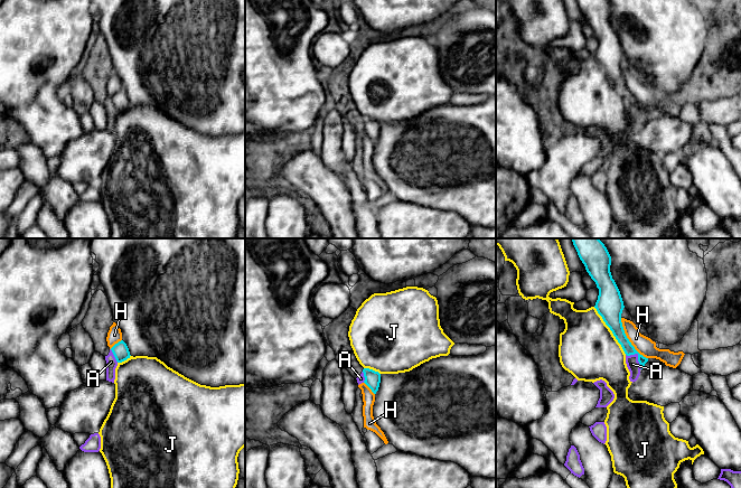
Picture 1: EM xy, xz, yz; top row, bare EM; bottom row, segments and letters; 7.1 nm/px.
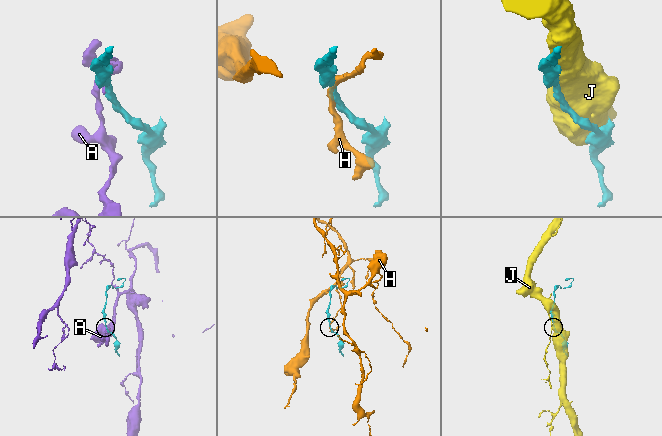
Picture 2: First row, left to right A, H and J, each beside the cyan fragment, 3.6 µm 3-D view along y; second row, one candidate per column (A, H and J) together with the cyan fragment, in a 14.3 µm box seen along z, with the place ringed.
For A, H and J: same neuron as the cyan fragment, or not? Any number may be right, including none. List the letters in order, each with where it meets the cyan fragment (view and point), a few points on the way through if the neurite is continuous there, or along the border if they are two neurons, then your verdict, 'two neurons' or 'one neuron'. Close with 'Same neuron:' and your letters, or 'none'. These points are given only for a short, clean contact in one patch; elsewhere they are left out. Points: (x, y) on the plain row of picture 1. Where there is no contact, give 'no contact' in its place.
A: meets cyan in yz at (638, 105); border along yz (626, 103), (636, 103), (641, 118); two neurons
H: meets cyan in yz at (628, 88); two neurons
J: meets cyan in yz at (610, 78); two neurons
Same neuron: none

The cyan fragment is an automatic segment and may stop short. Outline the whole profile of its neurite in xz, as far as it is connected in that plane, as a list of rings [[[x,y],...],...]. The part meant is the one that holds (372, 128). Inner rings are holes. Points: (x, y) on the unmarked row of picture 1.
[[[364,118],[363,122],[365,126],[364,132],[376,143],[381,132],[381,123],[369,118]]]

